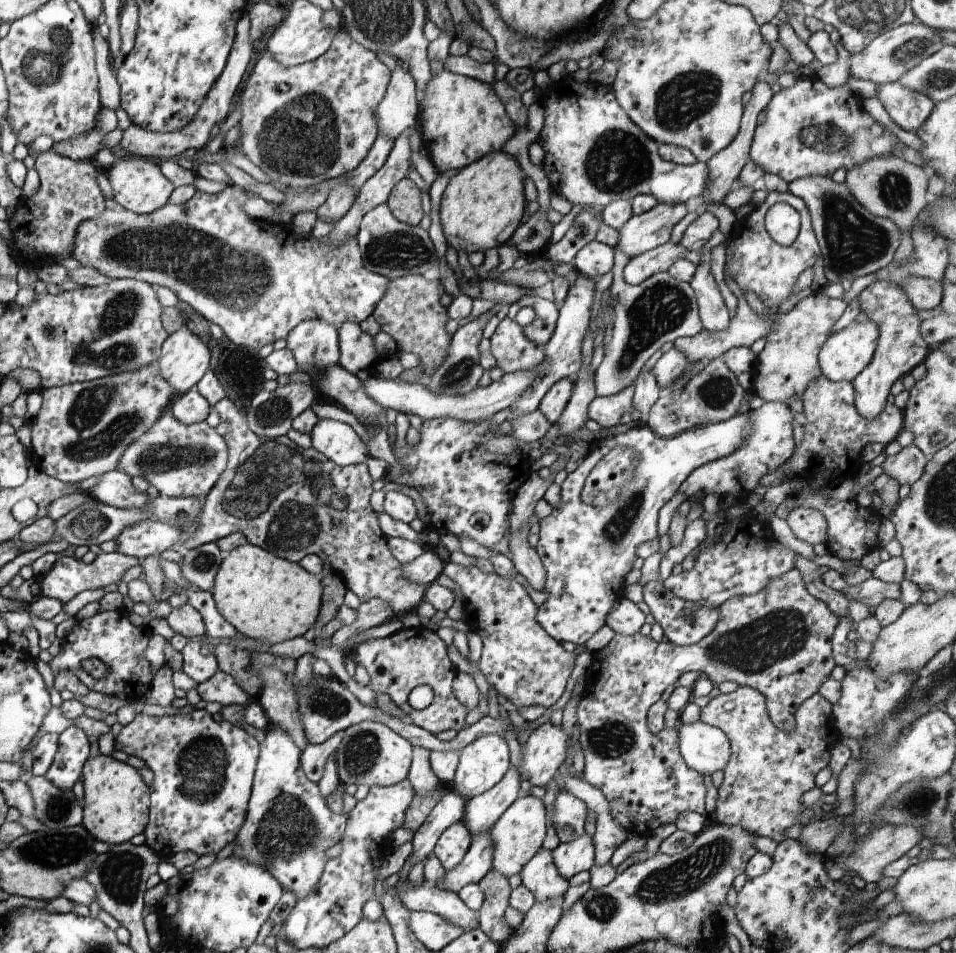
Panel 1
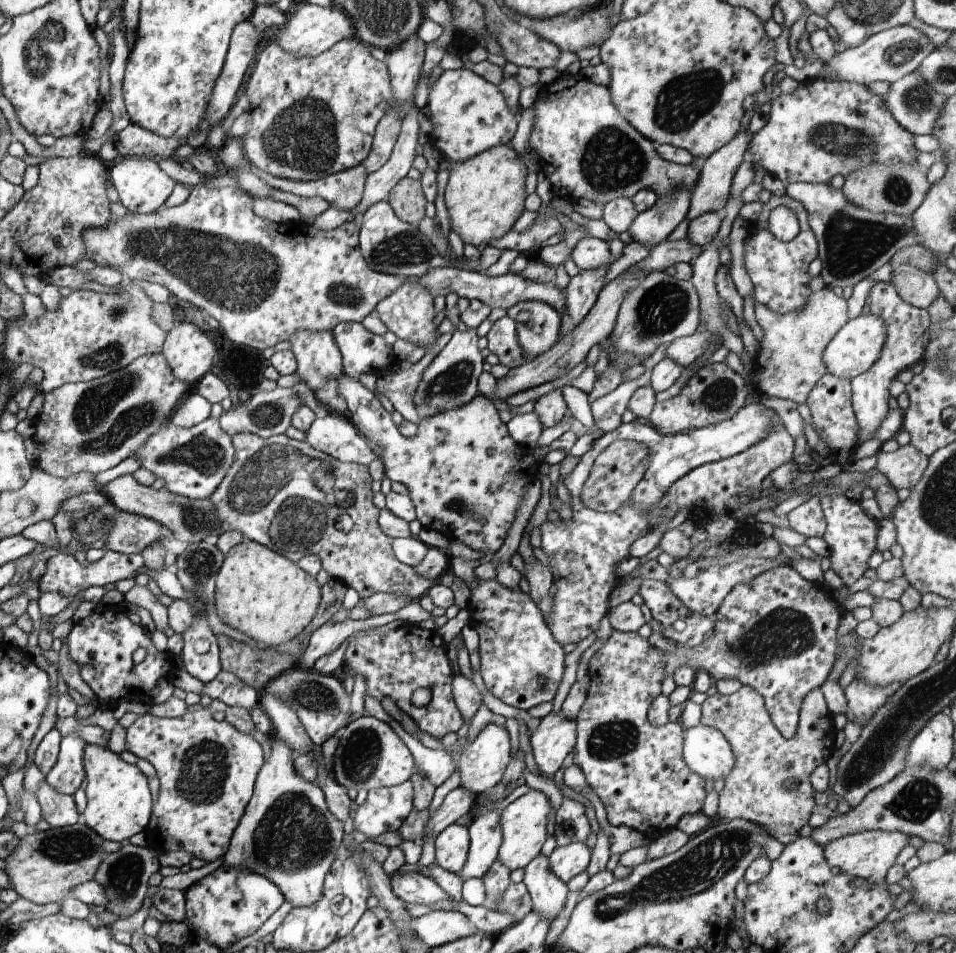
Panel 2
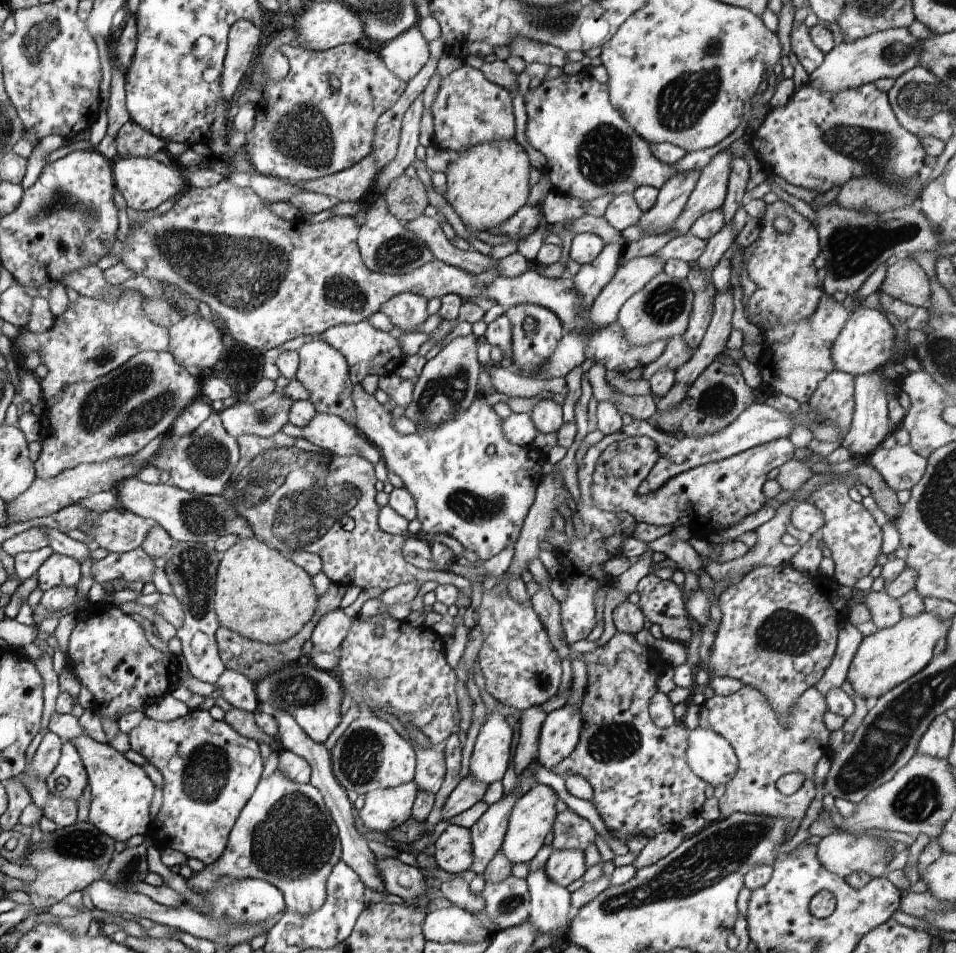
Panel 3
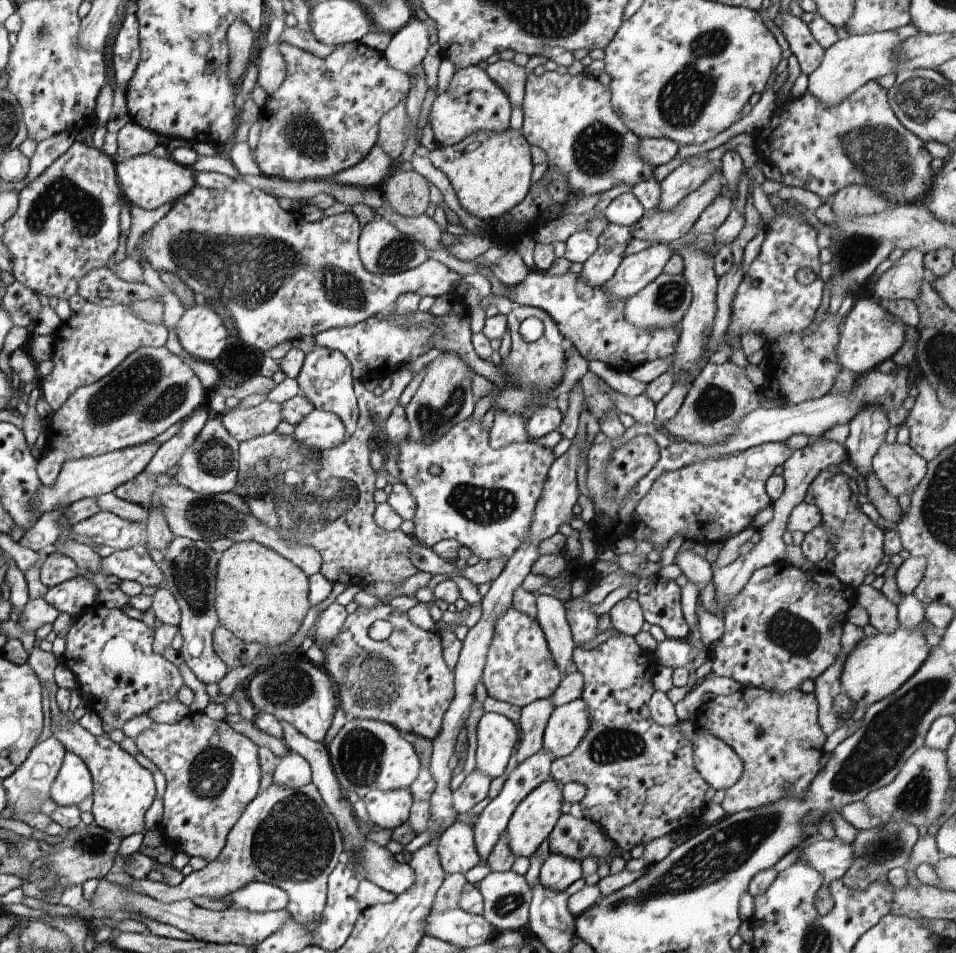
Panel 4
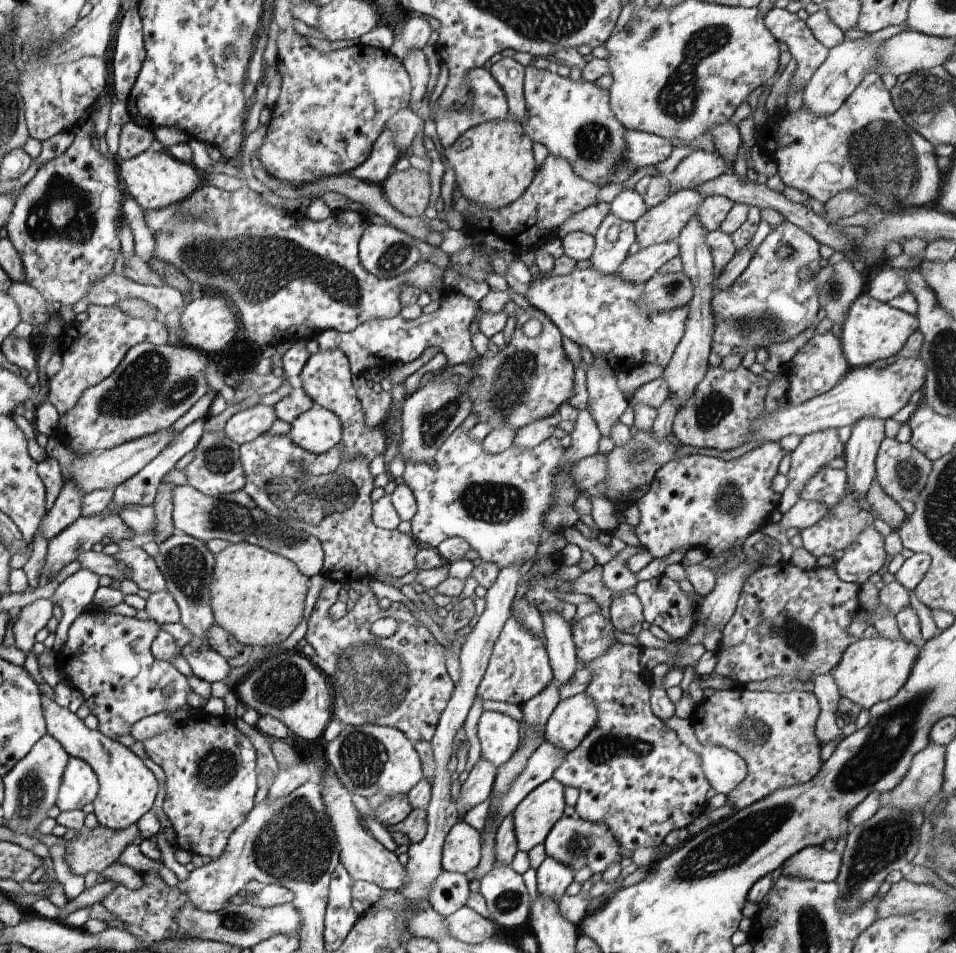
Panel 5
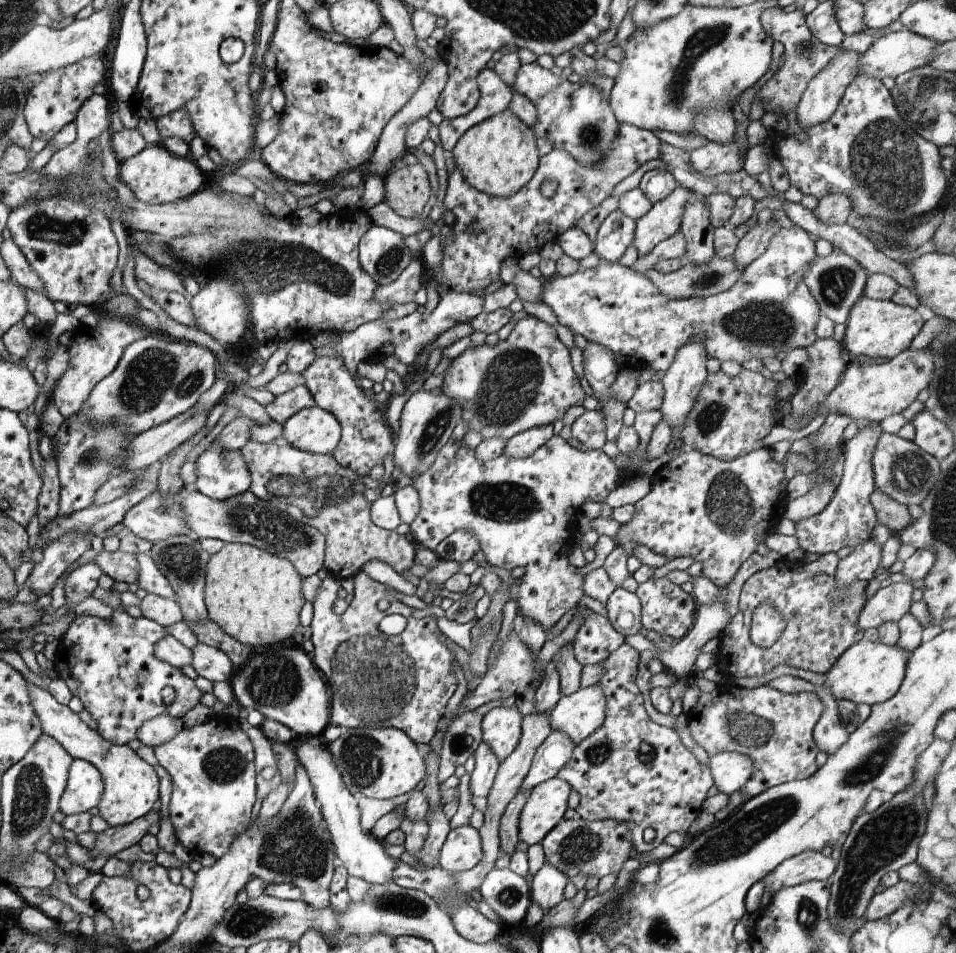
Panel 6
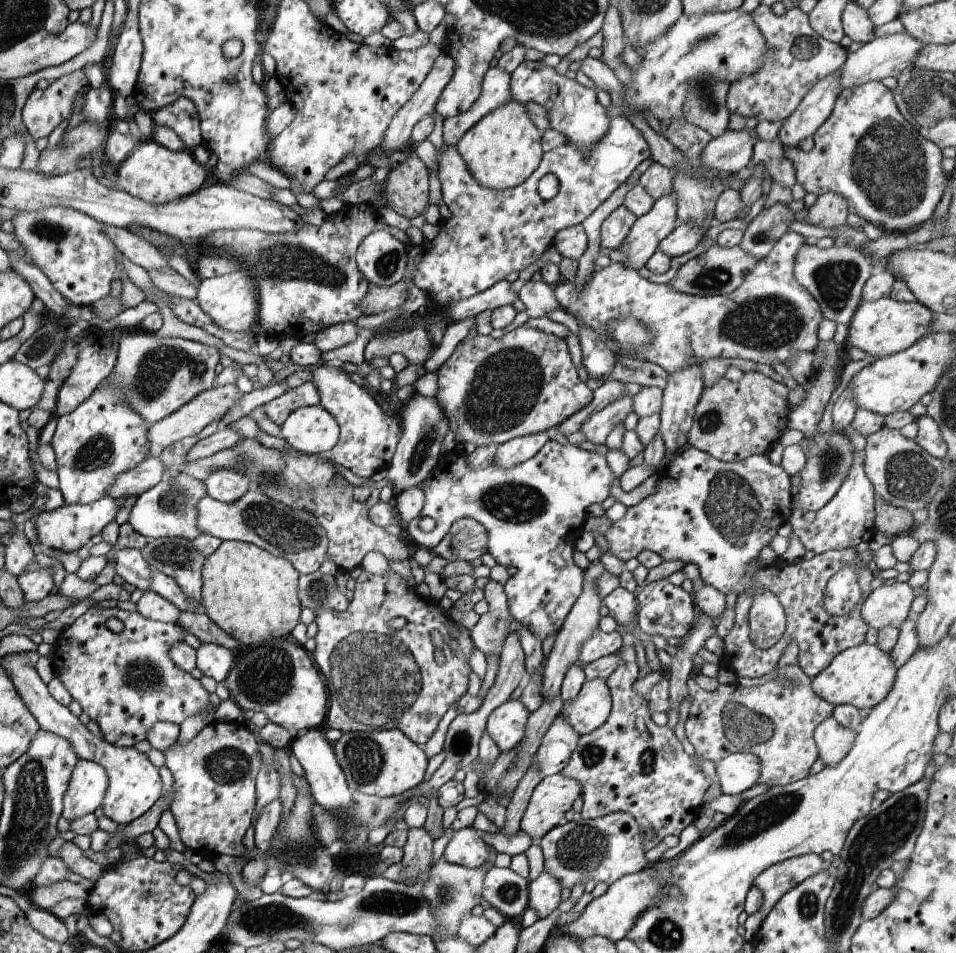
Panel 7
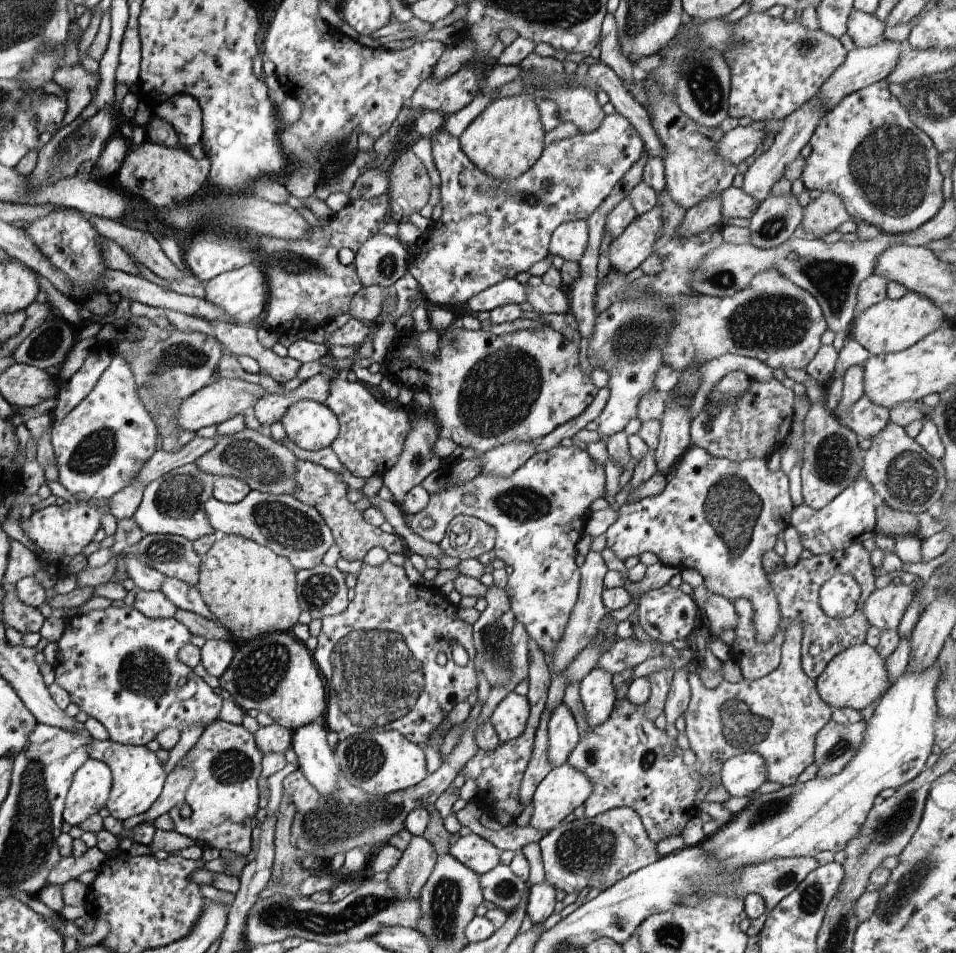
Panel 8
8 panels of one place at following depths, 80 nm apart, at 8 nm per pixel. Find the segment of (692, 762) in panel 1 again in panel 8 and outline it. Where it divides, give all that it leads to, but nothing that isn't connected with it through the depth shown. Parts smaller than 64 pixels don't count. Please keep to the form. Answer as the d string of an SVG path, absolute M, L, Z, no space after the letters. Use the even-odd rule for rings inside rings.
M752 751L728 759L721 771L722 784L732 797L752 797L753 792L768 781L768 774L766 759Z

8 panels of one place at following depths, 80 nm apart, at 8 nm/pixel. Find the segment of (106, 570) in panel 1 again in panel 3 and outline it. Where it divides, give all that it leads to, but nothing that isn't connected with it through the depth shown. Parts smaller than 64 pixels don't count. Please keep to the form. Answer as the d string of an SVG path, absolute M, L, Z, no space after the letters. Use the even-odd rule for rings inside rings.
M142 547L127 553L108 553L103 559L93 563L93 580L97 583L110 582L122 578L128 582L154 582L153 576L158 568L153 558ZM54 552L42 563L36 573L37 587L42 592L57 586L76 587L81 577L80 563L77 559Z

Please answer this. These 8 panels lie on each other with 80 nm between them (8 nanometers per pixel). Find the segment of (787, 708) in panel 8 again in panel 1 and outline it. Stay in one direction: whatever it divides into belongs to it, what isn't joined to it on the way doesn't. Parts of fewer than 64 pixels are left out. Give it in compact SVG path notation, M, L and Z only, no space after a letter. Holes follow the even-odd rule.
M740 685L730 694L720 694L701 708L700 721L713 725L726 734L731 756L723 771L723 780L718 788L718 801L714 816L719 824L740 826L757 837L768 837L777 843L786 839L786 830L798 823L798 816L806 809L802 794L815 788L815 776L829 766L832 749L839 743L840 731L834 720L833 706L819 693L800 704L794 716L794 730L784 732L772 723L764 696L747 685Z

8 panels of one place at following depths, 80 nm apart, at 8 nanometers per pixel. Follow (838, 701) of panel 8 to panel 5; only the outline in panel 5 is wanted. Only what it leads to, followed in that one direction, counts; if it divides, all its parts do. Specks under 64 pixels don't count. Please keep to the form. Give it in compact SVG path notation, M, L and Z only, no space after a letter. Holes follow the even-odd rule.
M880 636L874 639L860 638L844 651L831 673L842 697L869 709L877 702L890 700L898 694L913 669L919 650L918 645L909 643L902 636L894 640Z

